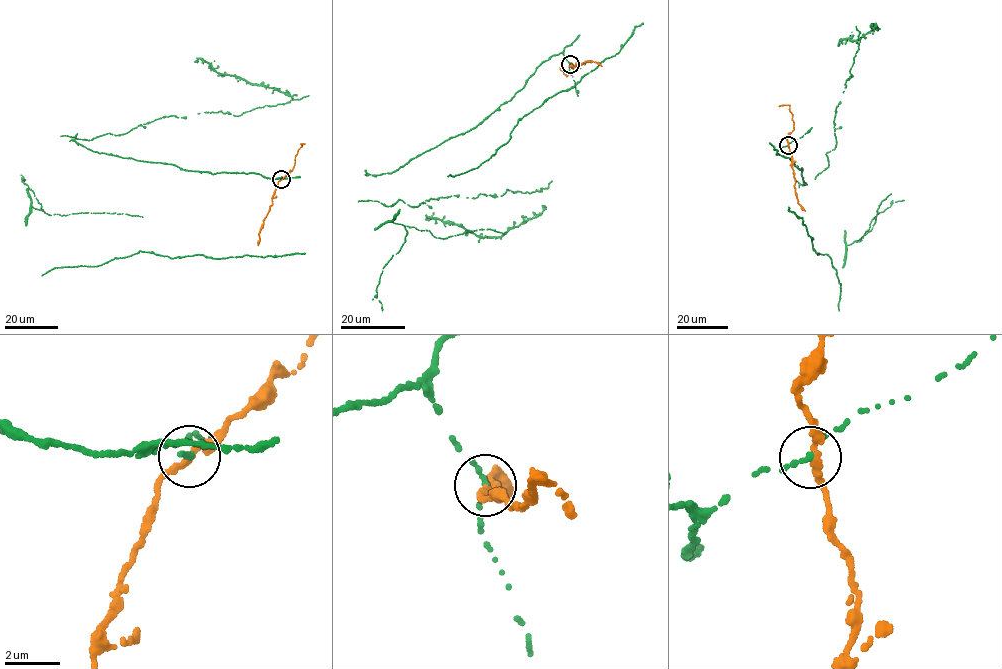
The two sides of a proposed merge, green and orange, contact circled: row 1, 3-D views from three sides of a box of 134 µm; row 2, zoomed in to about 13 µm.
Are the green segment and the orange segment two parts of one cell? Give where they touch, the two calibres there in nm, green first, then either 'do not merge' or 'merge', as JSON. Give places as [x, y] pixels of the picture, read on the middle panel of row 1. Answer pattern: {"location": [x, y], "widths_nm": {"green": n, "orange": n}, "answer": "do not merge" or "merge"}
{"location": [570, 64], "widths_nm": {"green": 200, "orange": 240}, "answer": "do not merge"}

